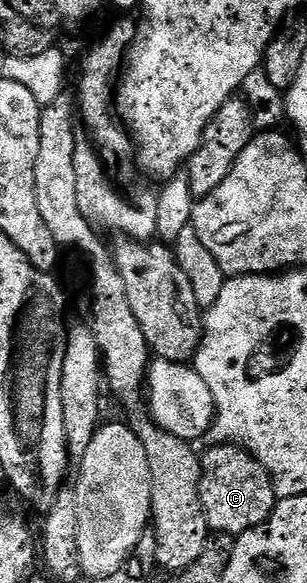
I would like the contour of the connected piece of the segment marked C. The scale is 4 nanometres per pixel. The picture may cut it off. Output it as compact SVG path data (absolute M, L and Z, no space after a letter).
M210 445L200 454L200 465L201 465L201 478L199 479L199 495L201 496L201 514L205 516L207 523L209 524L210 530L214 534L218 533L228 533L230 535L236 535L247 531L251 527L259 527L266 519L273 513L273 508L276 507L278 503L278 495L273 486L273 479L269 476L268 471L263 468L259 462L256 461L245 449L240 449L238 445Z

